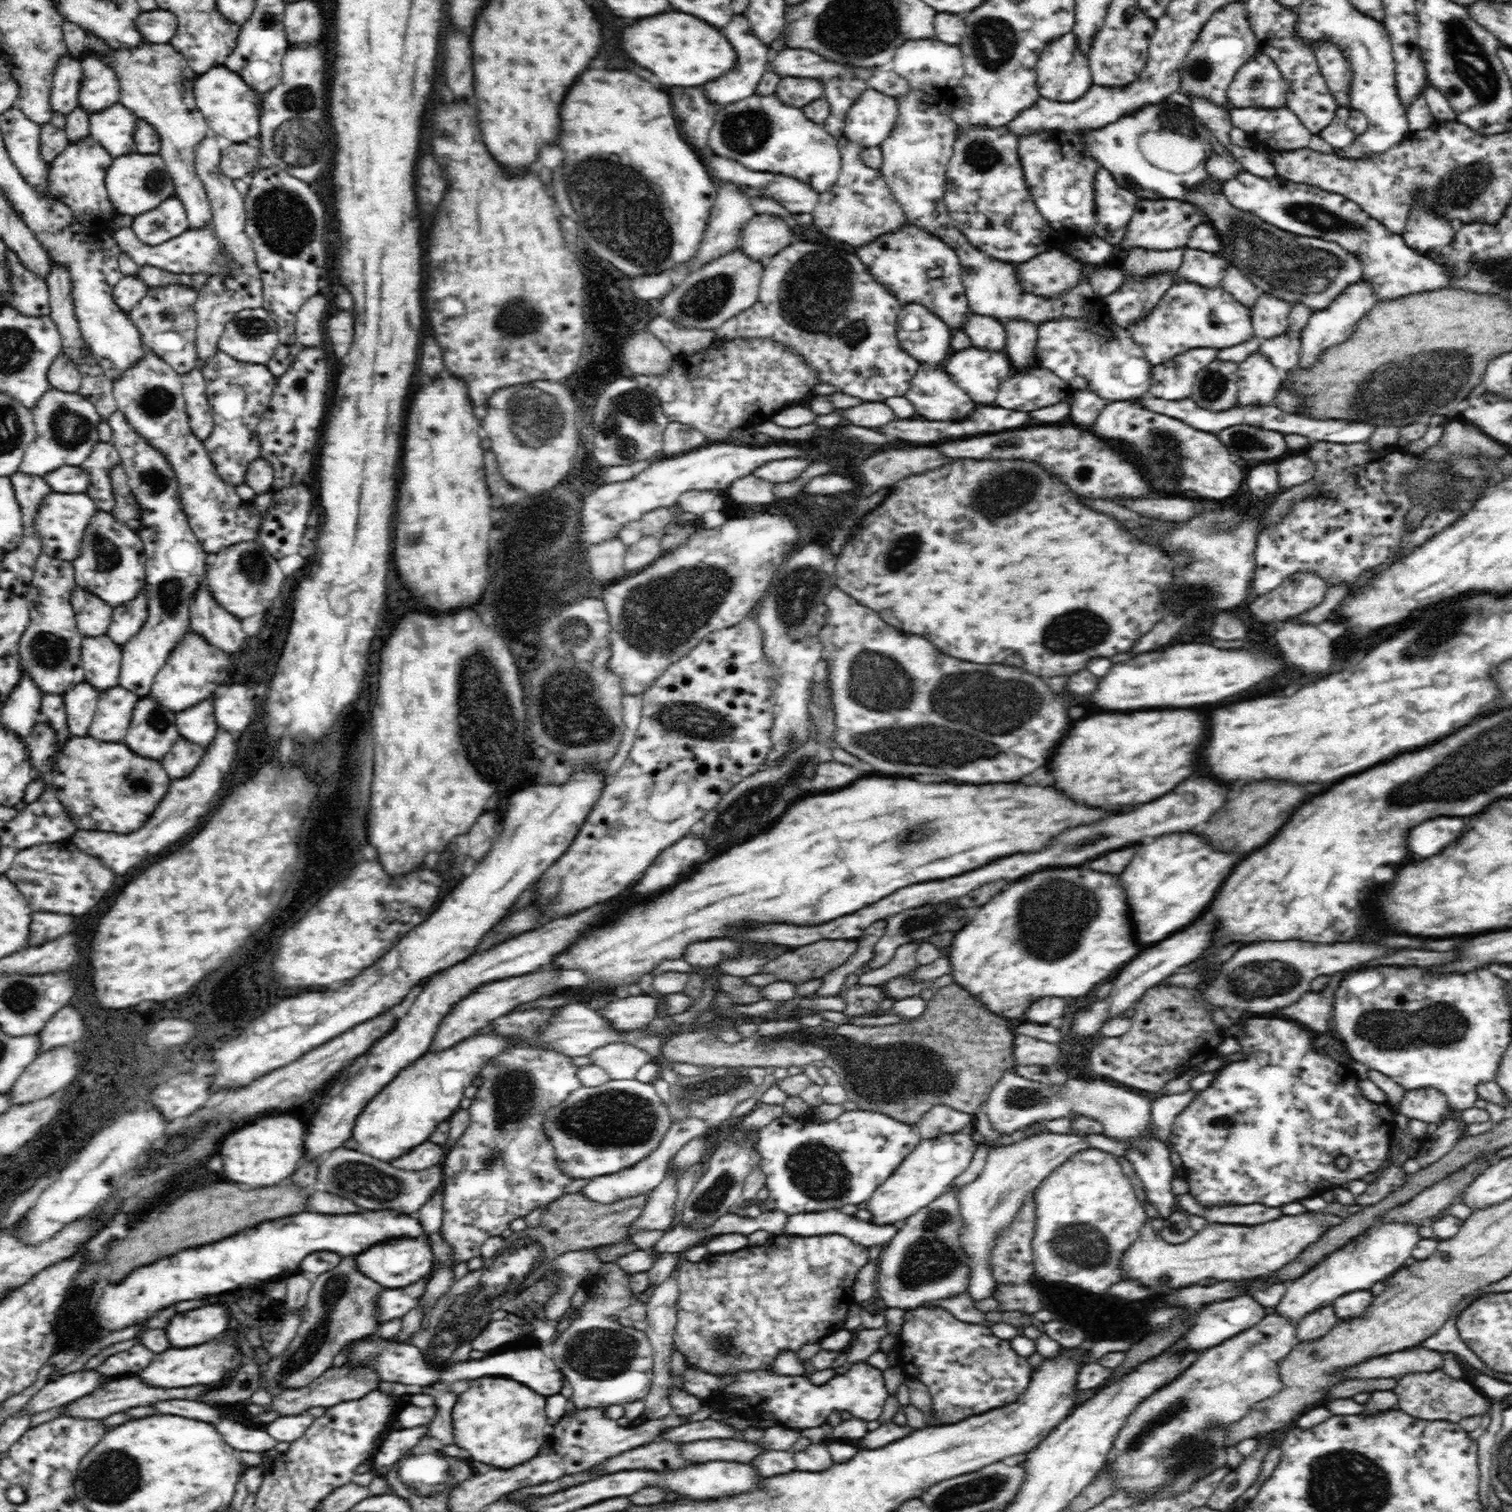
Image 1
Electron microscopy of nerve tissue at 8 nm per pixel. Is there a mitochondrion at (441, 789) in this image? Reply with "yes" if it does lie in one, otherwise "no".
no

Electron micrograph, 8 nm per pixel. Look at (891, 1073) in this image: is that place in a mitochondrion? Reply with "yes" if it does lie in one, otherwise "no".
yes

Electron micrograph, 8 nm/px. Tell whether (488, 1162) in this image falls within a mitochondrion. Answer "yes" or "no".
yes

